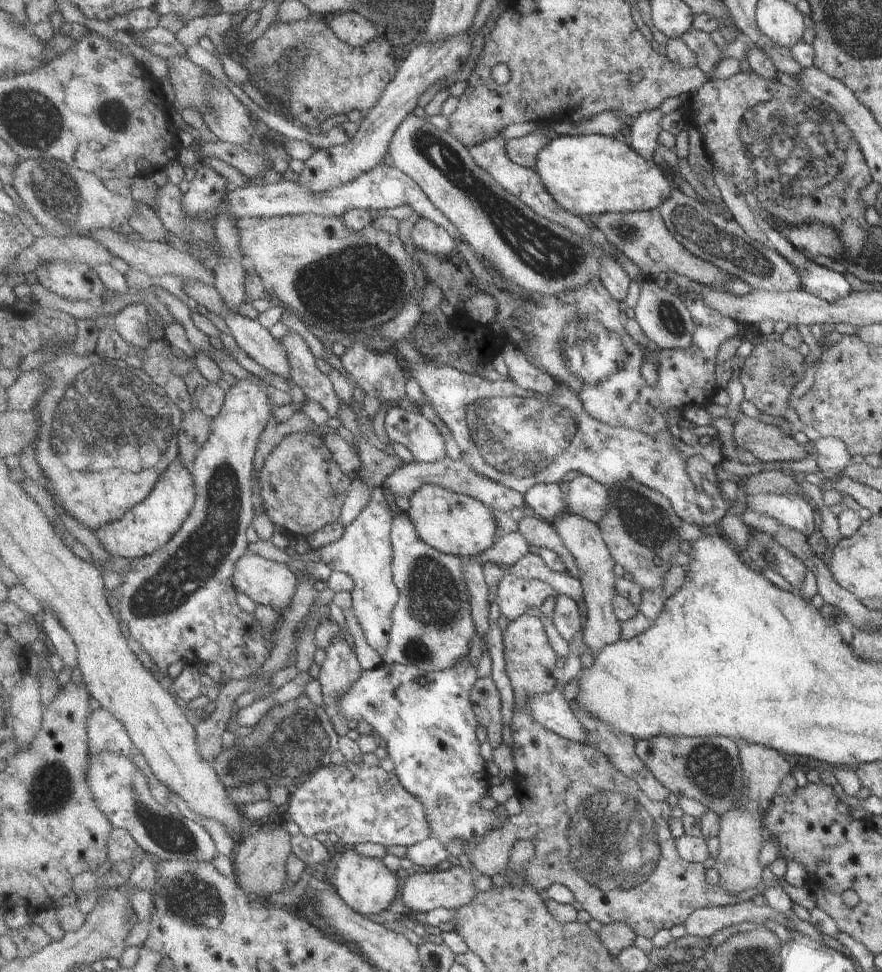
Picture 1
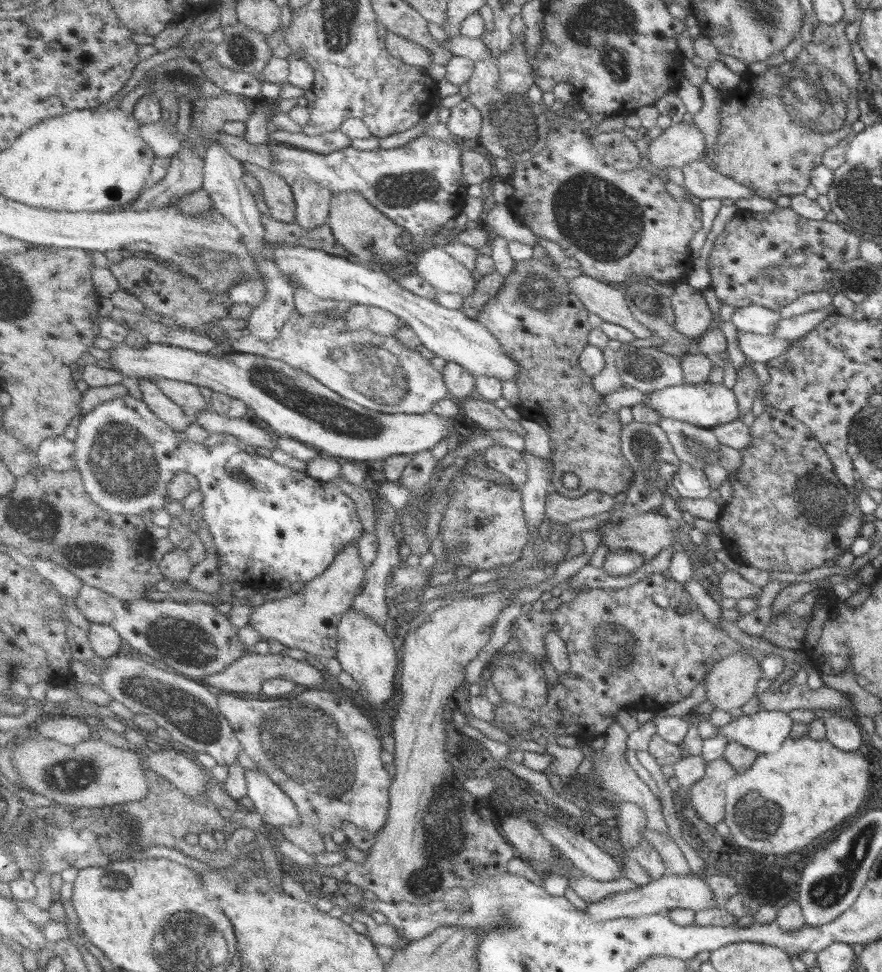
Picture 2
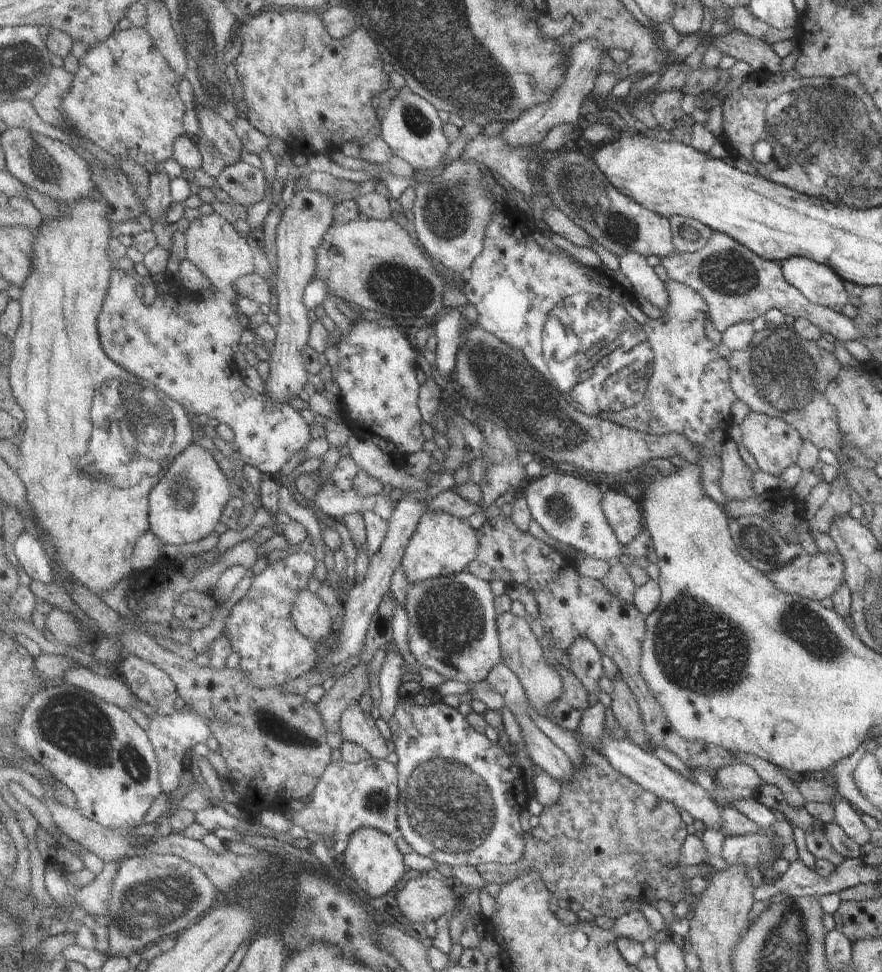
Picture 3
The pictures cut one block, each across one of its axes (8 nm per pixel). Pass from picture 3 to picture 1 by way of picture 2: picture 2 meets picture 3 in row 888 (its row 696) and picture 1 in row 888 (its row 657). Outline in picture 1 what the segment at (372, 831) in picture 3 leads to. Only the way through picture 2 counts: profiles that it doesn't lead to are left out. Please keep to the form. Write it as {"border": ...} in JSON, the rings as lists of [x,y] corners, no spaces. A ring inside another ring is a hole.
{"border":[[[342,848],[338,860],[338,866],[334,880],[334,886],[339,891],[340,897],[359,914],[372,916],[384,915],[394,905],[398,897],[398,878],[382,859],[364,857],[358,854],[355,848]]]}

